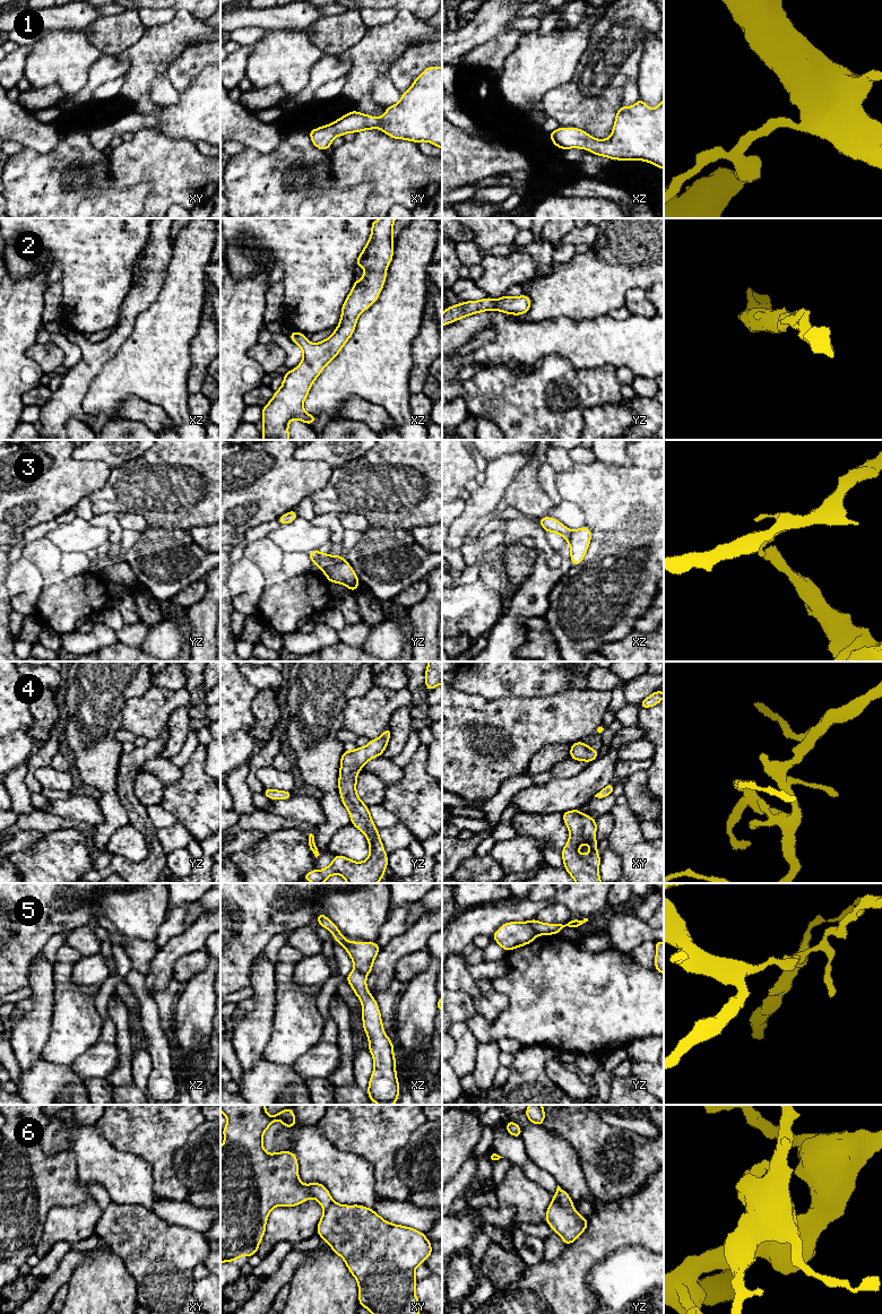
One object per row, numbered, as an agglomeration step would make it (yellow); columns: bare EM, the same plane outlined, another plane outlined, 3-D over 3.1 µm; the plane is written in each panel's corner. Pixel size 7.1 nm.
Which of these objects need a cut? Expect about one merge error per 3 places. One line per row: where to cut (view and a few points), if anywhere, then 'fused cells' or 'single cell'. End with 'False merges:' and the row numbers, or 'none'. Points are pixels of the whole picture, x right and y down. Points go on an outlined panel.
1: no cut | single cell
2: no cut | single cell
3: yz (319, 551), (319, 554), (312, 561) | fused cells
4: no cut | single cell
5: yz (528, 922), (538, 934) | fused cells
6: yz (553, 1199), (563, 1206), (572, 1203) | fused cells
False merges: 3, 5, 6

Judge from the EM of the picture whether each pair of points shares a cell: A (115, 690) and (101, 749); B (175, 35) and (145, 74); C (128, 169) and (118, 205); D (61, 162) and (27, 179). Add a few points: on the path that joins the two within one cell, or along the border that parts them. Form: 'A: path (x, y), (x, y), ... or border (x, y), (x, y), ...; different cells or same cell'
A: path (101, 705), (101, 734); same cell
B: path (166, 44), (147, 65); same cell
C: border (109, 166), (112, 182), (119, 188), (147, 180); different cells
D: path (53, 170), (44, 179), (35, 179); same cell

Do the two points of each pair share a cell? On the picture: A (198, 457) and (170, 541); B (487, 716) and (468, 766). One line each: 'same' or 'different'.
A: different
B: same

